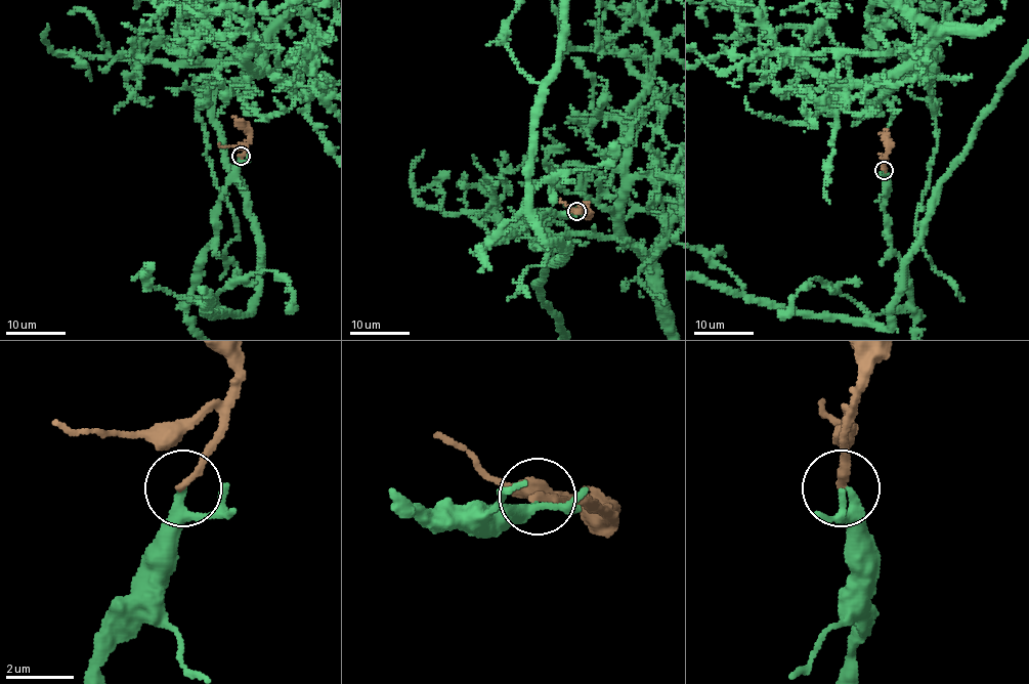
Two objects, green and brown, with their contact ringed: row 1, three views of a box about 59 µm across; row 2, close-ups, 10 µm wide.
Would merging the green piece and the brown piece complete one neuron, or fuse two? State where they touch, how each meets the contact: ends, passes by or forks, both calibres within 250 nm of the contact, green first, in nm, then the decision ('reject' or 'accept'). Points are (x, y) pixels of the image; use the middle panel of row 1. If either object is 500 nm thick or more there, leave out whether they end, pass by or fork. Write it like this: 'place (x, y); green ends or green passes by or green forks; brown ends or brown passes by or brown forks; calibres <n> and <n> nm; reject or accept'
place (576, 211); green passes by; brown ends; calibres 200 and 200 nm; accept

